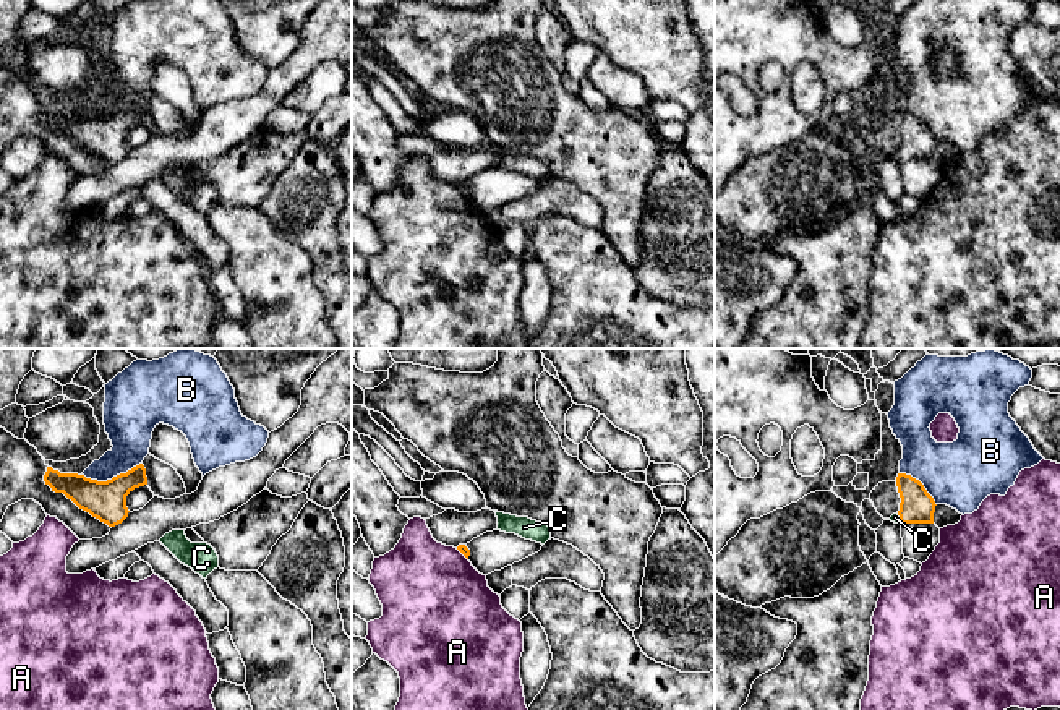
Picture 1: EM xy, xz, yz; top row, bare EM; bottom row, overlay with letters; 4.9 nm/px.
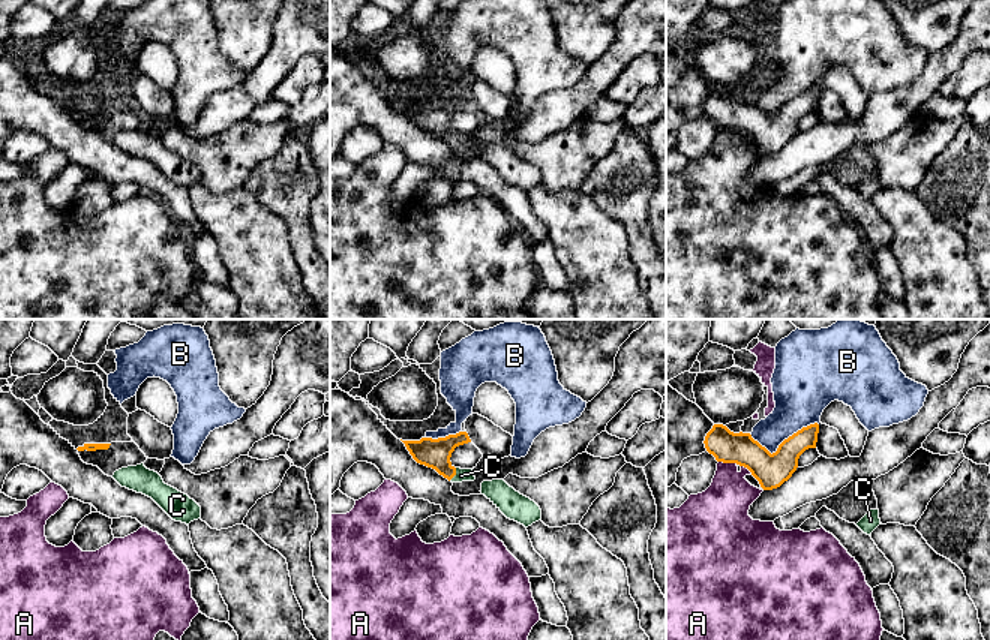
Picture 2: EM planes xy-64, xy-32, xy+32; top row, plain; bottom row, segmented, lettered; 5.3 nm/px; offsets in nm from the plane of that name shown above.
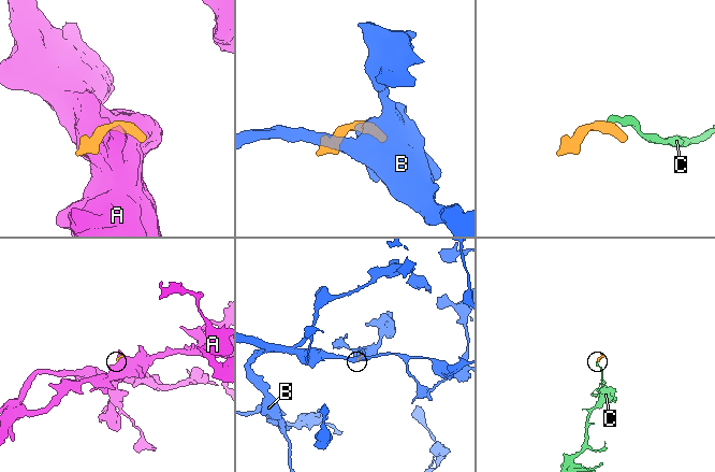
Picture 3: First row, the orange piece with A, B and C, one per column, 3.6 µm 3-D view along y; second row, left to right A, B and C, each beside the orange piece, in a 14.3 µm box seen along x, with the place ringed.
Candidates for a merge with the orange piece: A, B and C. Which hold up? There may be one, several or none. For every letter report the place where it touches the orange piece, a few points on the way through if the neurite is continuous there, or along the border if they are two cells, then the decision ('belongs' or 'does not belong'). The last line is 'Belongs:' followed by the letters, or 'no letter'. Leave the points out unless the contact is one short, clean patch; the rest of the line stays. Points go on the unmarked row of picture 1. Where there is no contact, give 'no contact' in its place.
A: xz (462, 190) | along xz (456, 185), (467, 196) | does not belong
B: xy (114, 114) | does not belong
C: yz (900, 154) | across yz (918, 143), (900, 154), (895, 154) | belongs
Belongs: C

